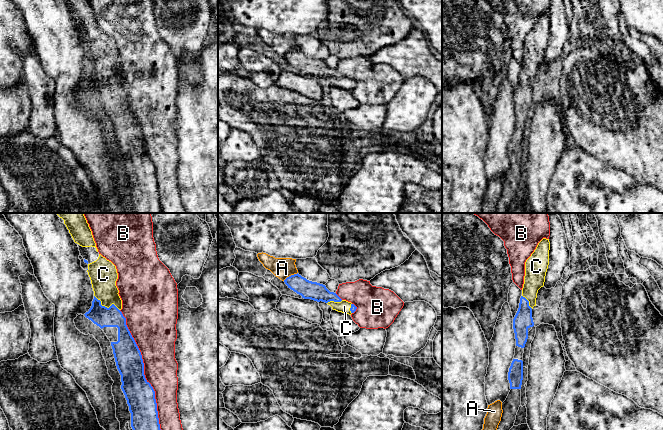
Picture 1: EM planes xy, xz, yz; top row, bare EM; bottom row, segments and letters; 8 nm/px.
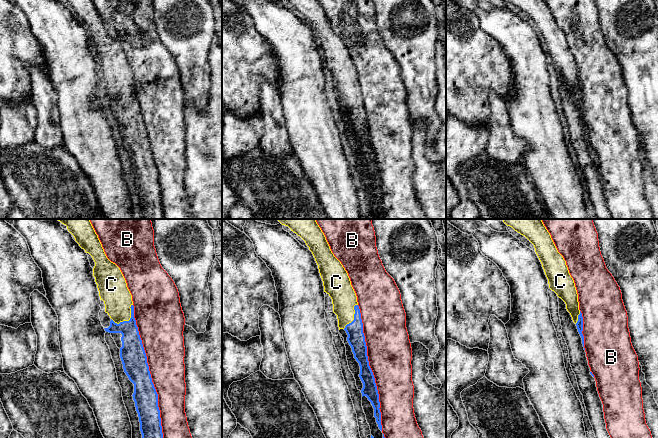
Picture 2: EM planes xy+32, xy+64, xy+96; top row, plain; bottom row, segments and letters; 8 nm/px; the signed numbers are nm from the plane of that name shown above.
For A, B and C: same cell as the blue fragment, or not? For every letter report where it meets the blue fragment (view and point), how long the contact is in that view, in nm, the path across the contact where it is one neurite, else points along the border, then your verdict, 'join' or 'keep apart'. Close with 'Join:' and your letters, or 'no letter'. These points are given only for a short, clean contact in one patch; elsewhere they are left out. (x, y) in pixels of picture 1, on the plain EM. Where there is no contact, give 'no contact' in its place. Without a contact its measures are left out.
A: xz (291, 51) | 140 nm | keep apart
B: xy (143, 149) | 1050 nm | keep apart
C: xy (106, 83) | 240 nm | join
Join: C

